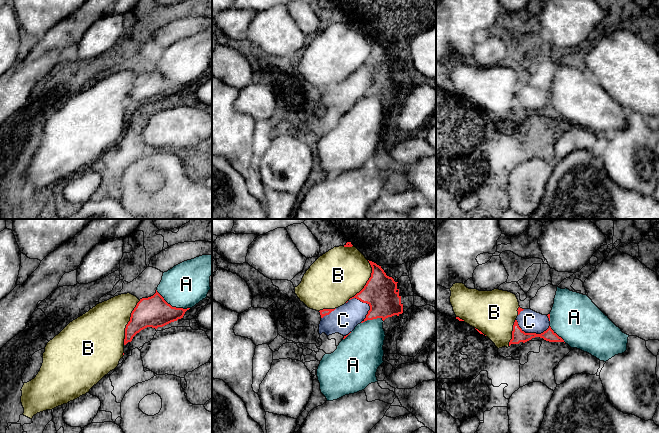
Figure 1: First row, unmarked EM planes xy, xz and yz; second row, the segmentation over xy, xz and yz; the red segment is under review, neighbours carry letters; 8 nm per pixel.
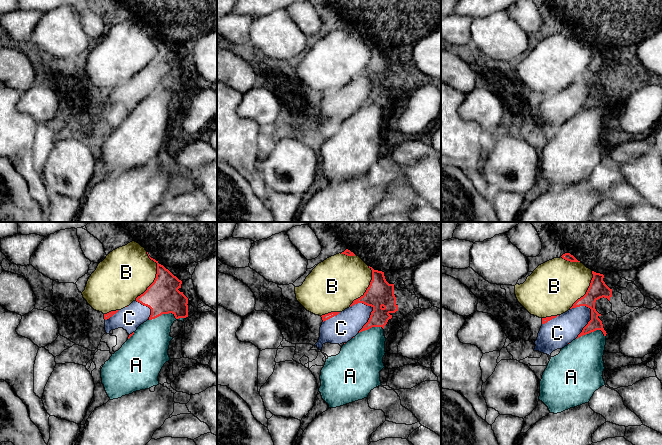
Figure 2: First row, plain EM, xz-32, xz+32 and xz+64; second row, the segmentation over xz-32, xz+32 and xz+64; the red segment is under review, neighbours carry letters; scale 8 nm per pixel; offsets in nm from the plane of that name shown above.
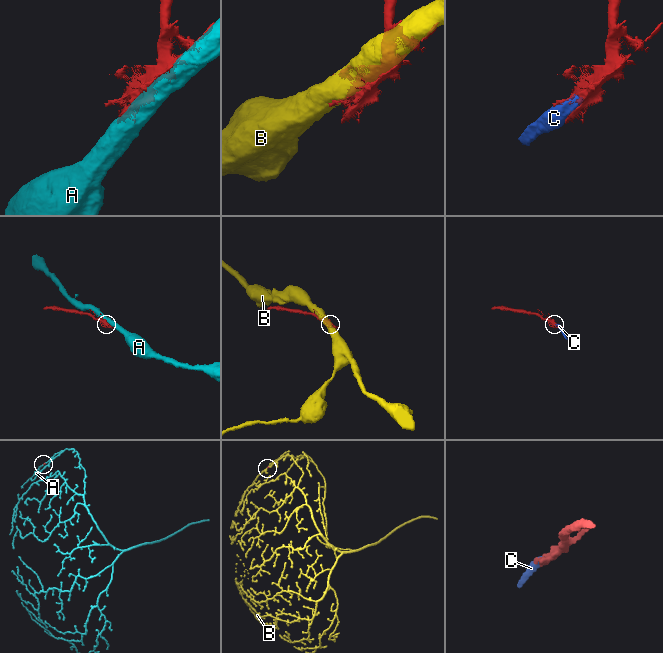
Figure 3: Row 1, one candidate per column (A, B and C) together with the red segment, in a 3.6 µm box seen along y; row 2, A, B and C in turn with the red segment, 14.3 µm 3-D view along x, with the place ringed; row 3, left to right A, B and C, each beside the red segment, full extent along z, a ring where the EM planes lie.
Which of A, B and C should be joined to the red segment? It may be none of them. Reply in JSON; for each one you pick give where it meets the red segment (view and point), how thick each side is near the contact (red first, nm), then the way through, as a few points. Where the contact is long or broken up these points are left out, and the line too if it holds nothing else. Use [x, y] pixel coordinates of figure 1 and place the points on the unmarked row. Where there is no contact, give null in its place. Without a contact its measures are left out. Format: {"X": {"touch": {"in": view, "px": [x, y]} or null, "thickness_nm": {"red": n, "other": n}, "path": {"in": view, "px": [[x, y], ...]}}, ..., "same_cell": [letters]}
{"C": {"touch": {"in": "xz", "px": [365, 78]}, "thickness_nm": {"red": 260, "other": 220}}, "same_cell": ["C"]}

